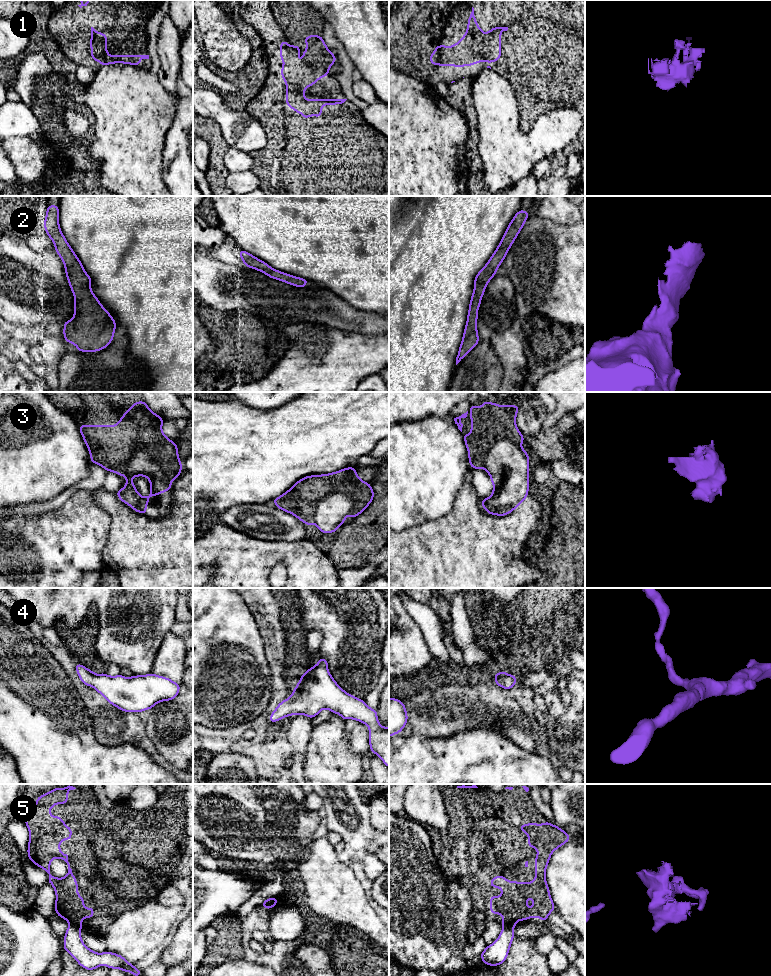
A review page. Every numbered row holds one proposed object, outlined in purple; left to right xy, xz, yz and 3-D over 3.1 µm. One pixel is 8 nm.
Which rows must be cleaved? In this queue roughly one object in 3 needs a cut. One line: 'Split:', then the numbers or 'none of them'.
Split: 5

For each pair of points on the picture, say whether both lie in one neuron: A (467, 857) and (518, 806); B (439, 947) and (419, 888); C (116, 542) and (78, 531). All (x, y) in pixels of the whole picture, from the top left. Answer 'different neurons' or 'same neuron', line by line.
A: same neuron
B: same neuron
C: different neurons

